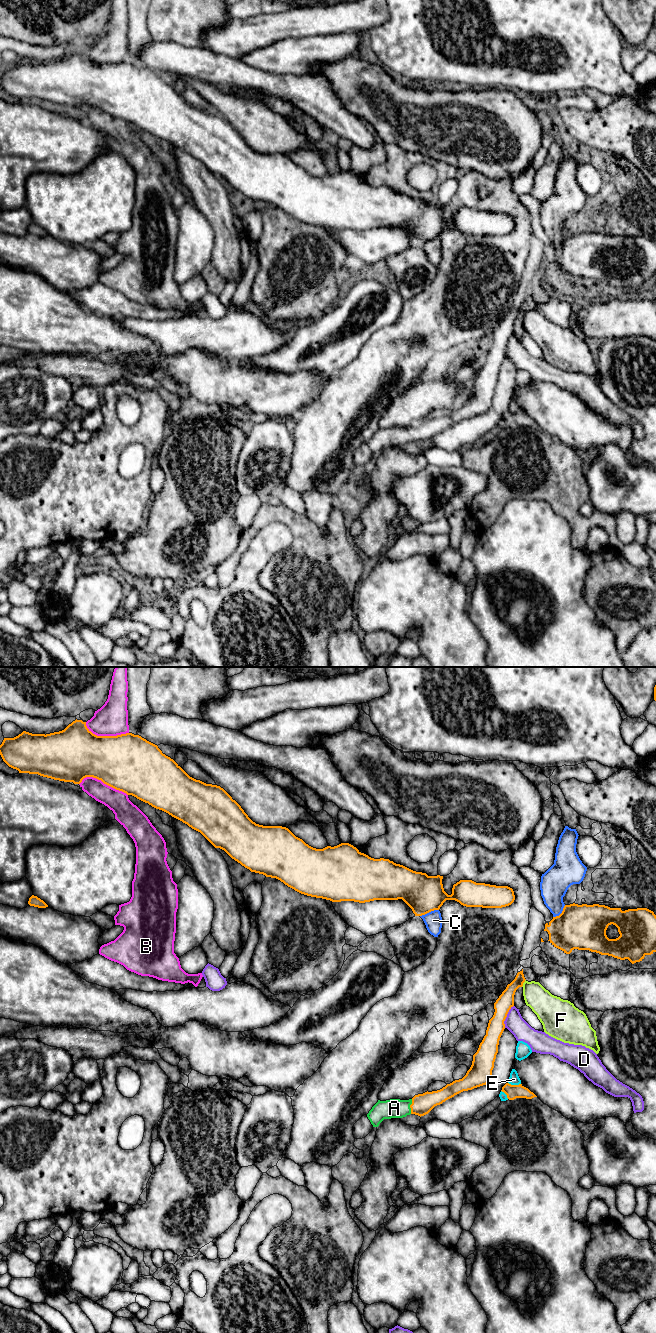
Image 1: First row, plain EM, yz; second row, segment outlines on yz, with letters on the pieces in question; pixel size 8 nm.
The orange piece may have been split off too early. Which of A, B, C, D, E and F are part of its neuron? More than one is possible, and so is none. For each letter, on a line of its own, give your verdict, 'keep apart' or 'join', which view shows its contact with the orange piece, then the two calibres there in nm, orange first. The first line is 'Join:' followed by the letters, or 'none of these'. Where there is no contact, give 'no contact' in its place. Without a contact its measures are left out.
Join: A
A: join | yz | 170/160 nm
B: keep apart | yz | 460/170 nm
C: keep apart | yz | 300/140 nm
D: keep apart | yz | 140/160 nm
E: keep apart | yz | 110/90 nm
F: keep apart | yz | 140/200 nm

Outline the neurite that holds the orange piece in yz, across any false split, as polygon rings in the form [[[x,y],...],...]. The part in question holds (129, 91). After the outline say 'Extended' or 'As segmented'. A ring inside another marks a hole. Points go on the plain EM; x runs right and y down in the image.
[[[76,47],[59,60],[45,63],[23,59],[14,66],[4,66],[0,83],[9,95],[19,101],[38,102],[74,112],[80,112],[86,105],[101,108],[187,152],[251,200],[276,206],[307,224],[332,230],[359,231],[402,227],[415,244],[439,238],[446,228],[455,228],[466,235],[482,236],[502,236],[515,228],[514,219],[508,214],[472,208],[460,208],[453,213],[452,222],[448,223],[443,216],[443,204],[428,204],[389,187],[371,186],[349,171],[316,177],[286,155],[256,152],[223,116],[190,105],[157,73],[132,61],[97,64],[87,56],[86,50]]]. As segmented

